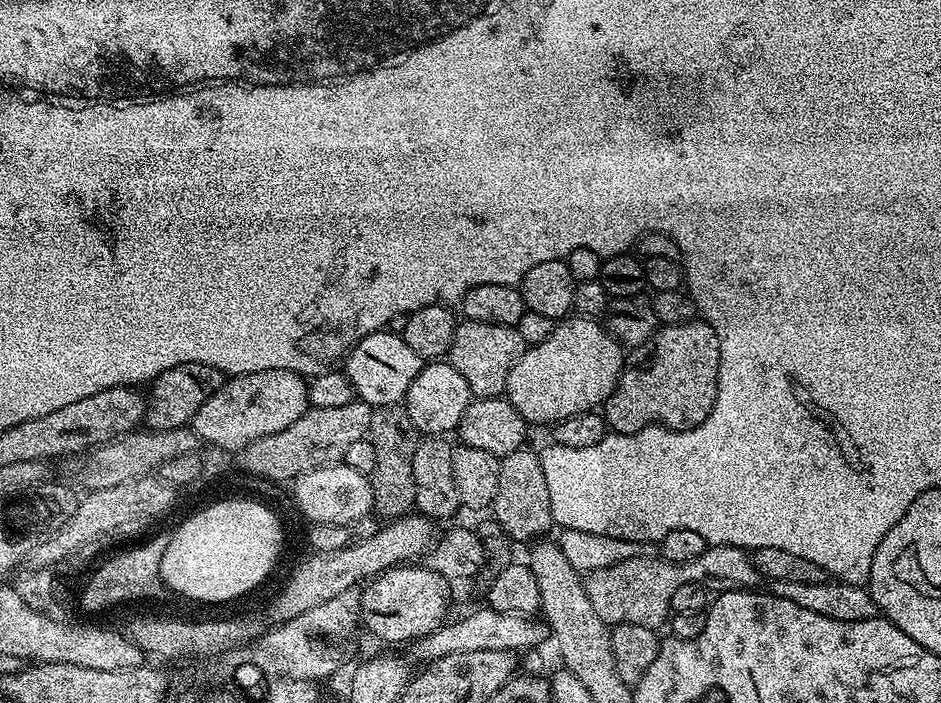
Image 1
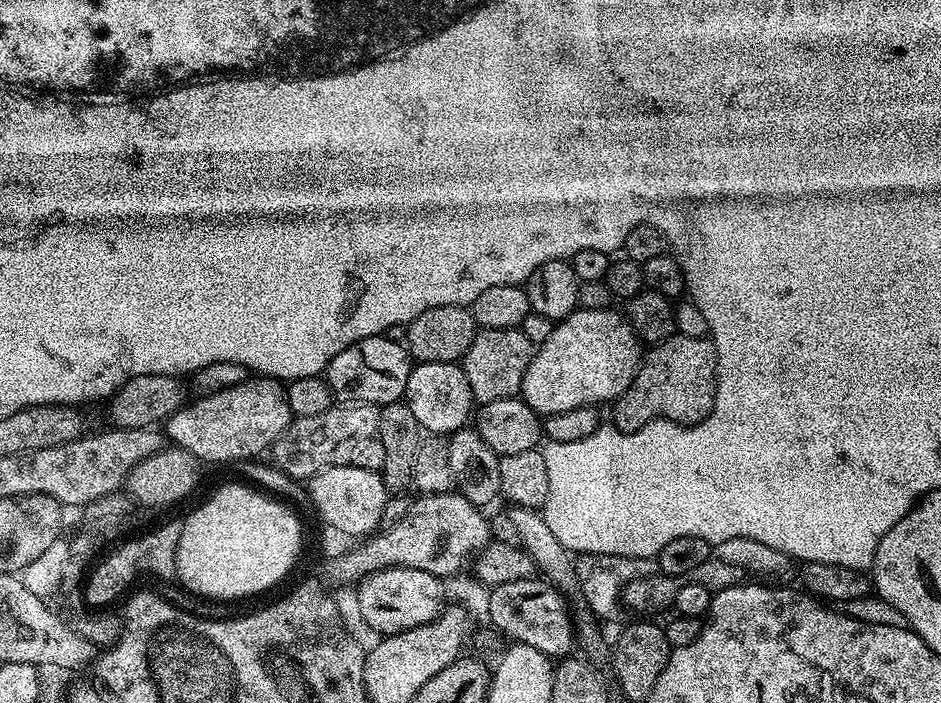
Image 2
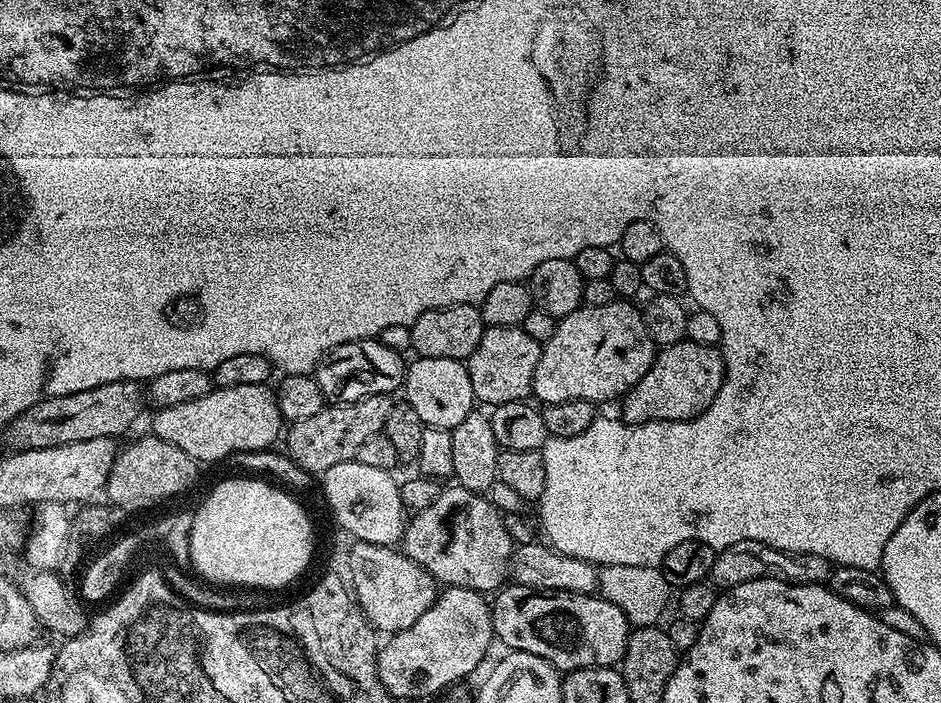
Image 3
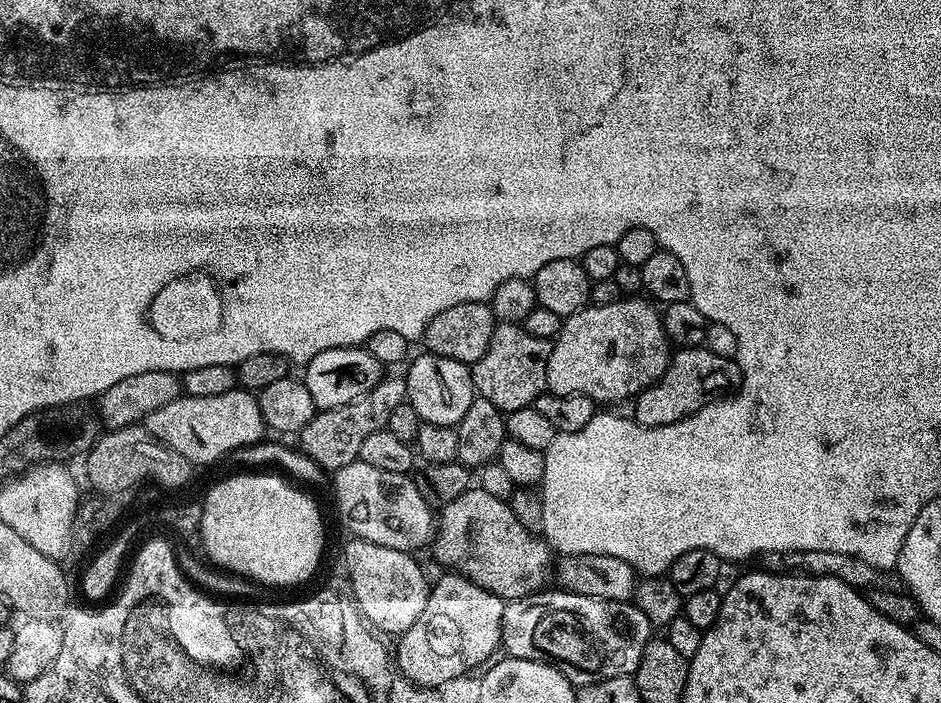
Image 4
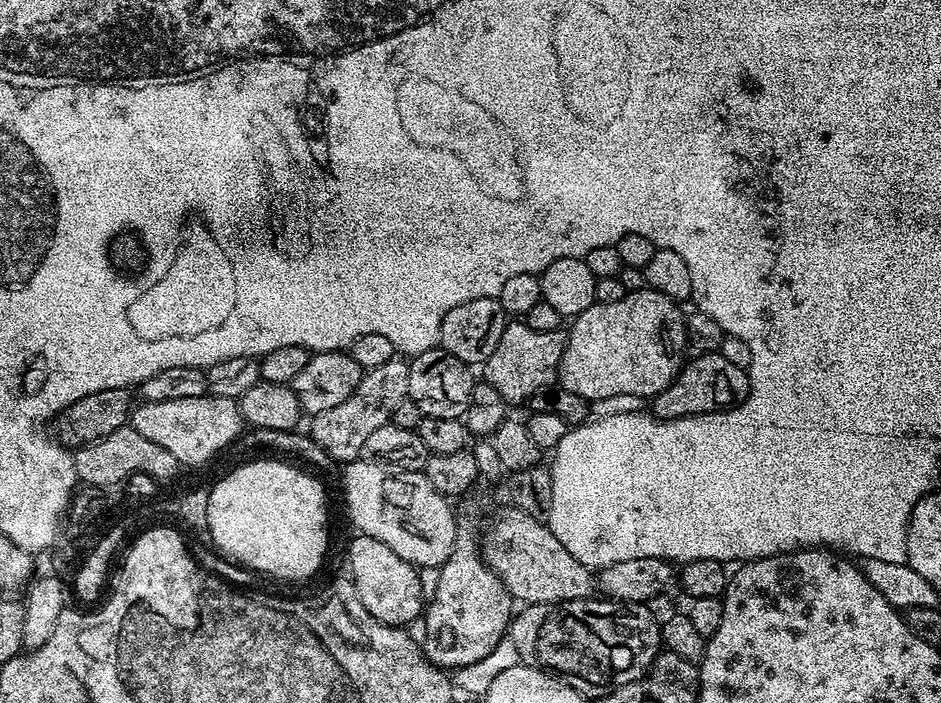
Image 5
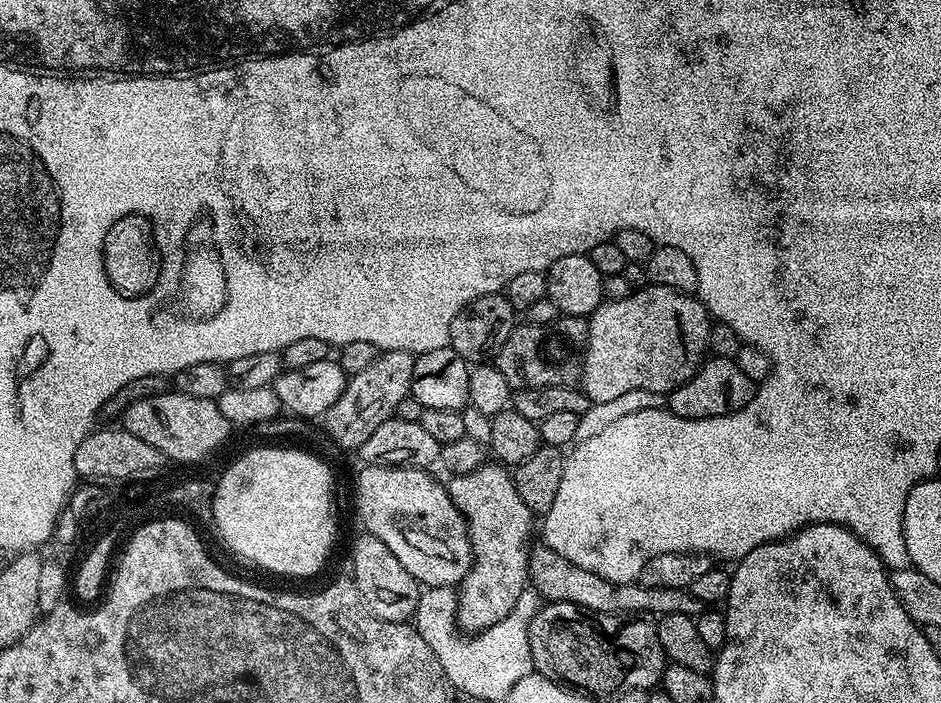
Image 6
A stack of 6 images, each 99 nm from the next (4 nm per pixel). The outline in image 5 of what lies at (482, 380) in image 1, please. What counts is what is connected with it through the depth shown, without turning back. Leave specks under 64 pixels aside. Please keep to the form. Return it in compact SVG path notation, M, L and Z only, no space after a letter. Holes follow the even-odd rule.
M510 322L506 330L502 330L502 339L498 341L494 354L490 354L490 358L482 365L483 379L494 386L494 390L498 390L498 394L502 394L509 405L516 406L530 399L535 392L548 387L551 389L557 383L567 341L567 331L530 330L528 324Z

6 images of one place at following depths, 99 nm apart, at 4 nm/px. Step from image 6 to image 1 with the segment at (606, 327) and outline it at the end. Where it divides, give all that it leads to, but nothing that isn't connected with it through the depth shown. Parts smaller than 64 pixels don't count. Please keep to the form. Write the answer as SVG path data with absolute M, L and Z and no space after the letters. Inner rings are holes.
M569 315L553 327L550 338L546 338L546 342L538 342L521 351L520 357L516 359L506 378L504 387L506 399L512 403L514 410L518 410L518 414L522 414L522 418L532 426L536 424L555 426L571 416L593 411L597 406L603 405L608 395L615 390L620 372L626 363L623 351L625 352L625 349L620 341L606 330L599 319Z

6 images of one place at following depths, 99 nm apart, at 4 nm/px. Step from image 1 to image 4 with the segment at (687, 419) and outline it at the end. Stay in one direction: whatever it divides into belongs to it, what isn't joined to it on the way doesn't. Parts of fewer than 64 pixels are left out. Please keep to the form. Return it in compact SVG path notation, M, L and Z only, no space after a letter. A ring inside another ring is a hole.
M706 347L681 348L671 353L668 368L649 388L635 397L634 419L643 428L657 428L684 420L707 404L727 398L740 386L740 367L735 359L727 360Z

